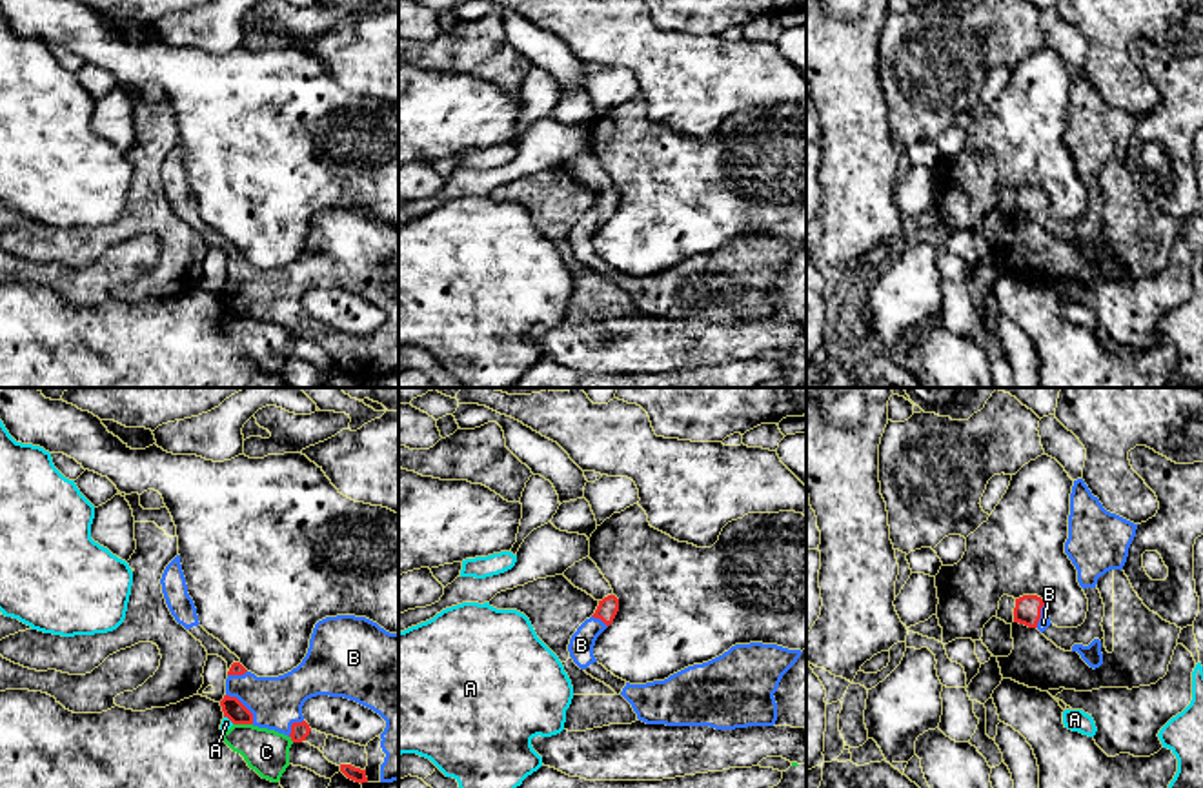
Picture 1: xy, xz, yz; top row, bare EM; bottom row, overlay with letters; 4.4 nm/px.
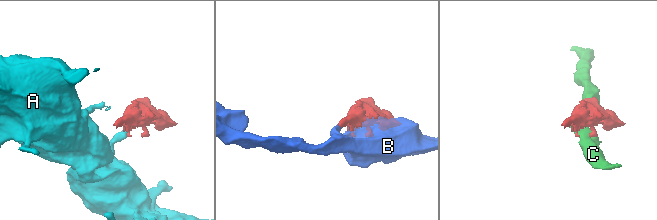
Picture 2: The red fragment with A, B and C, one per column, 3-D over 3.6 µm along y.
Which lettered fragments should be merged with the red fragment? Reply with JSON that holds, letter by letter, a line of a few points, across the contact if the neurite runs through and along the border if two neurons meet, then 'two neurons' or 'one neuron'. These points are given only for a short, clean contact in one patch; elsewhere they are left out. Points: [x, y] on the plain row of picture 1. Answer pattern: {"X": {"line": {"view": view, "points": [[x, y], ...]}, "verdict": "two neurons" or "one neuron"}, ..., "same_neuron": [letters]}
{"A": {"line": {"view": "xy", "points": [[224, 308], [233, 315]]}, "verdict": "two neurons"}, "B": {"verdict": "one neuron"}, "C": {"verdict": "two neurons"}, "same_neuron": ["B"]}

